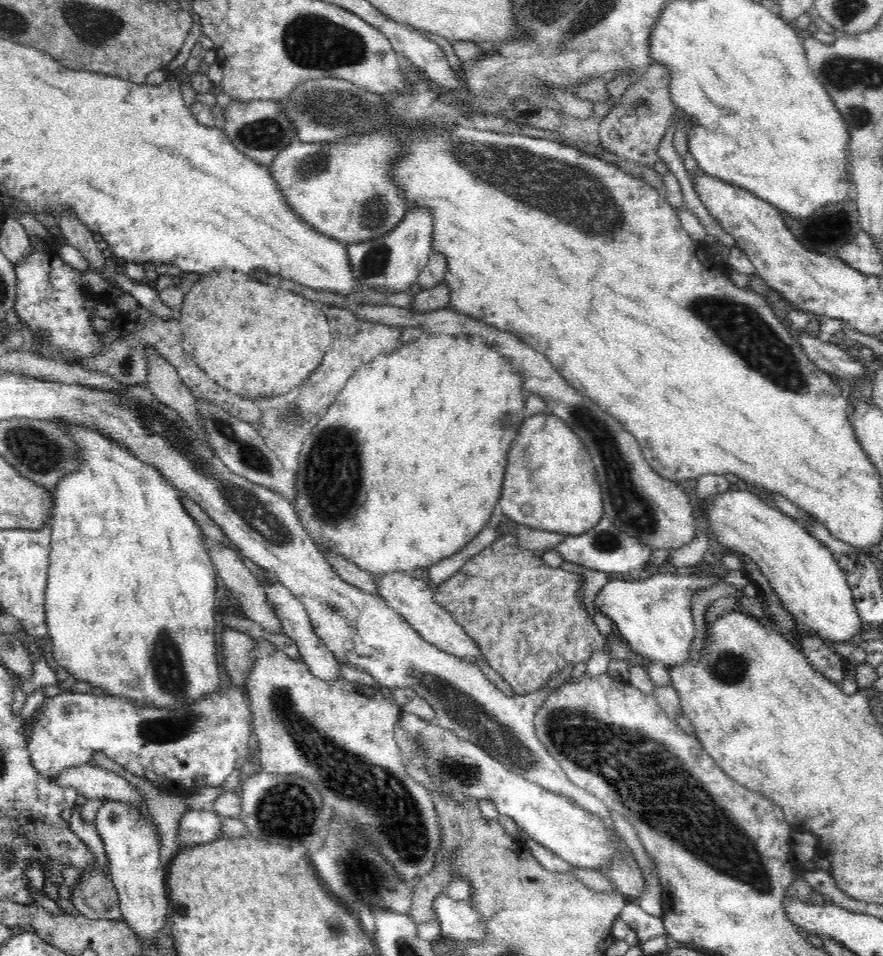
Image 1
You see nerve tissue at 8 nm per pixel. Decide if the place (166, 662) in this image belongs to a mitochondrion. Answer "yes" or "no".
yes

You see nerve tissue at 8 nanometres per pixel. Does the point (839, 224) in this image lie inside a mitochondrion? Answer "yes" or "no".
no

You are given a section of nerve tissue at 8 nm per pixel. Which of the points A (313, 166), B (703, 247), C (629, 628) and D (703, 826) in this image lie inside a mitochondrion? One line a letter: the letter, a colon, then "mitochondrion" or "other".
A: mitochondrion
B: other
C: other
D: mitochondrion

